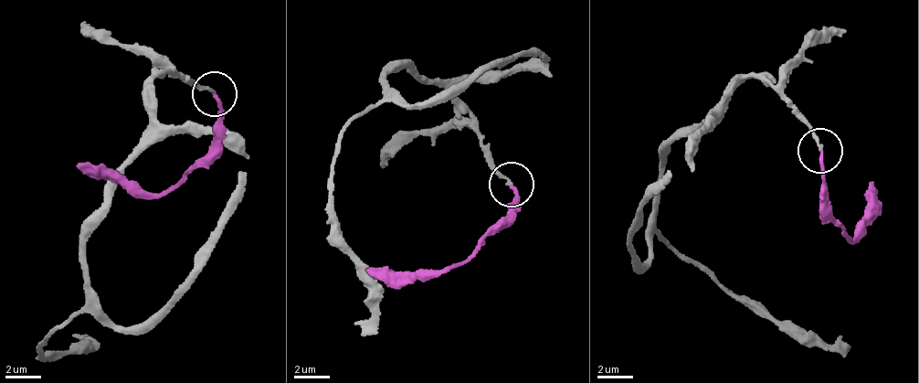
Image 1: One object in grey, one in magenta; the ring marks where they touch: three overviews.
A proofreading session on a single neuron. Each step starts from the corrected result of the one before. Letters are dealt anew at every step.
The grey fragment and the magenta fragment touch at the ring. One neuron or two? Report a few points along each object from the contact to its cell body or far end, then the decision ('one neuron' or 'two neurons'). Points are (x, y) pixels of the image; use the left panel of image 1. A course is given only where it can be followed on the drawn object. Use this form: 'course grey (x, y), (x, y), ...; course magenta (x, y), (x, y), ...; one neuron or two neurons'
course grey (214, 93), (152, 81), (151, 133), (84, 247), (84, 309), (41, 341), (43, 356), (87, 350), (80, 337); course magenta (214, 91), (218, 151), (166, 189), (130, 192), (121, 180), (77, 163); one neuron

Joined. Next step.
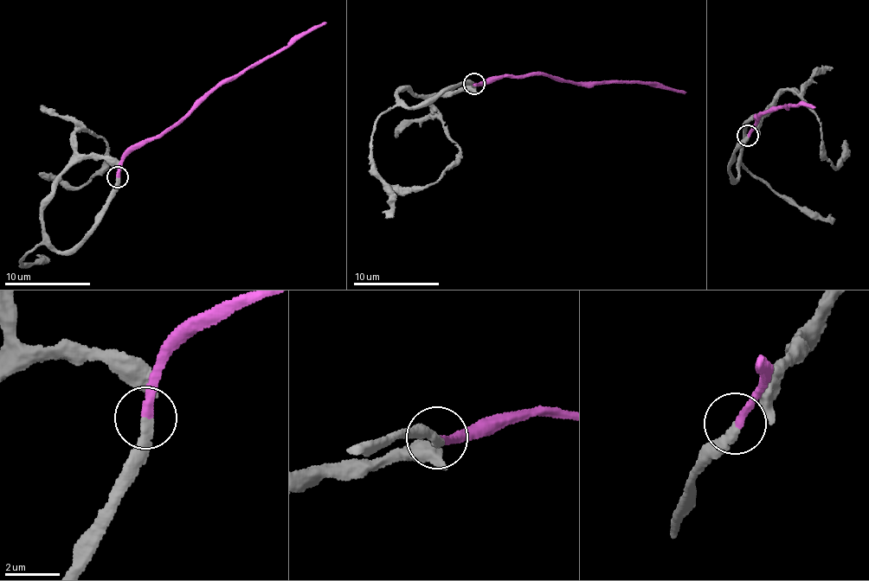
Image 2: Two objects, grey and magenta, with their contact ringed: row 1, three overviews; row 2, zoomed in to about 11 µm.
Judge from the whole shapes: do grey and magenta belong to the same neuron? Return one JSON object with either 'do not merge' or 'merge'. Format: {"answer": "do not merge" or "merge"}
{"answer": "merge"}

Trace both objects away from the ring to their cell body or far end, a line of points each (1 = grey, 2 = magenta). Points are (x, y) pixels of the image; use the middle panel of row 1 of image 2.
1: (474, 83), (412, 105), (398, 101), (397, 88), (429, 98), (457, 146), (458, 161), (426, 186), (388, 188)
2: (474, 83), (504, 76), (519, 78), (539, 73), (576, 84), (646, 82), (686, 93)

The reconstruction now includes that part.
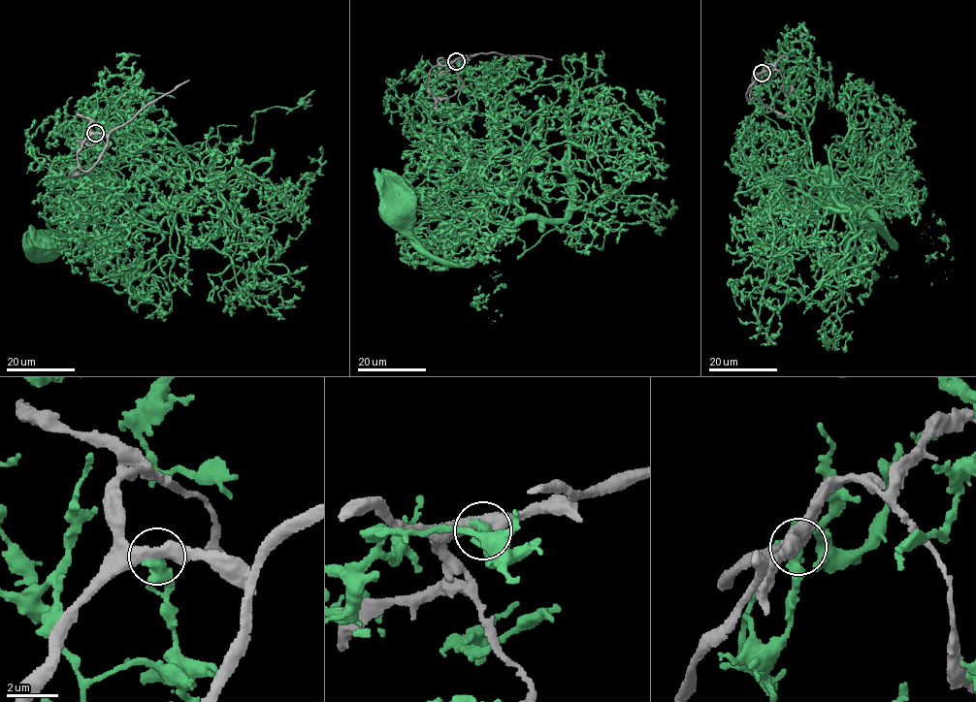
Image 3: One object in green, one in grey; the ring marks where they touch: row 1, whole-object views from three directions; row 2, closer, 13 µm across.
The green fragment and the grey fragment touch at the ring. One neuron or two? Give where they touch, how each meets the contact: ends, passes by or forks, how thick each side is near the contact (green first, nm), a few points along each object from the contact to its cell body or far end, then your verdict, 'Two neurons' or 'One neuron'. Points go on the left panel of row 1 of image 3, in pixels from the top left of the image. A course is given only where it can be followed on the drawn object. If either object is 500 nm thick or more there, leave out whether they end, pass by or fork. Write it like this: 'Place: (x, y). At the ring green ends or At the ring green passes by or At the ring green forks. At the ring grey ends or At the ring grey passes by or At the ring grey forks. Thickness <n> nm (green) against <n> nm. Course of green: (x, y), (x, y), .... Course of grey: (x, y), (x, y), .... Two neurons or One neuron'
Place: (95, 133). At the ring green passes by. At the ring grey passes by. Thickness 360 nm (green) against 480 nm. Course of green: (95, 134), (104, 177), (74, 194), (122, 193), (132, 128), (218, 182), (49, 247). Course of grey: (95, 134), (109, 134), (124, 125), (146, 106), (189, 79). Two neurons

